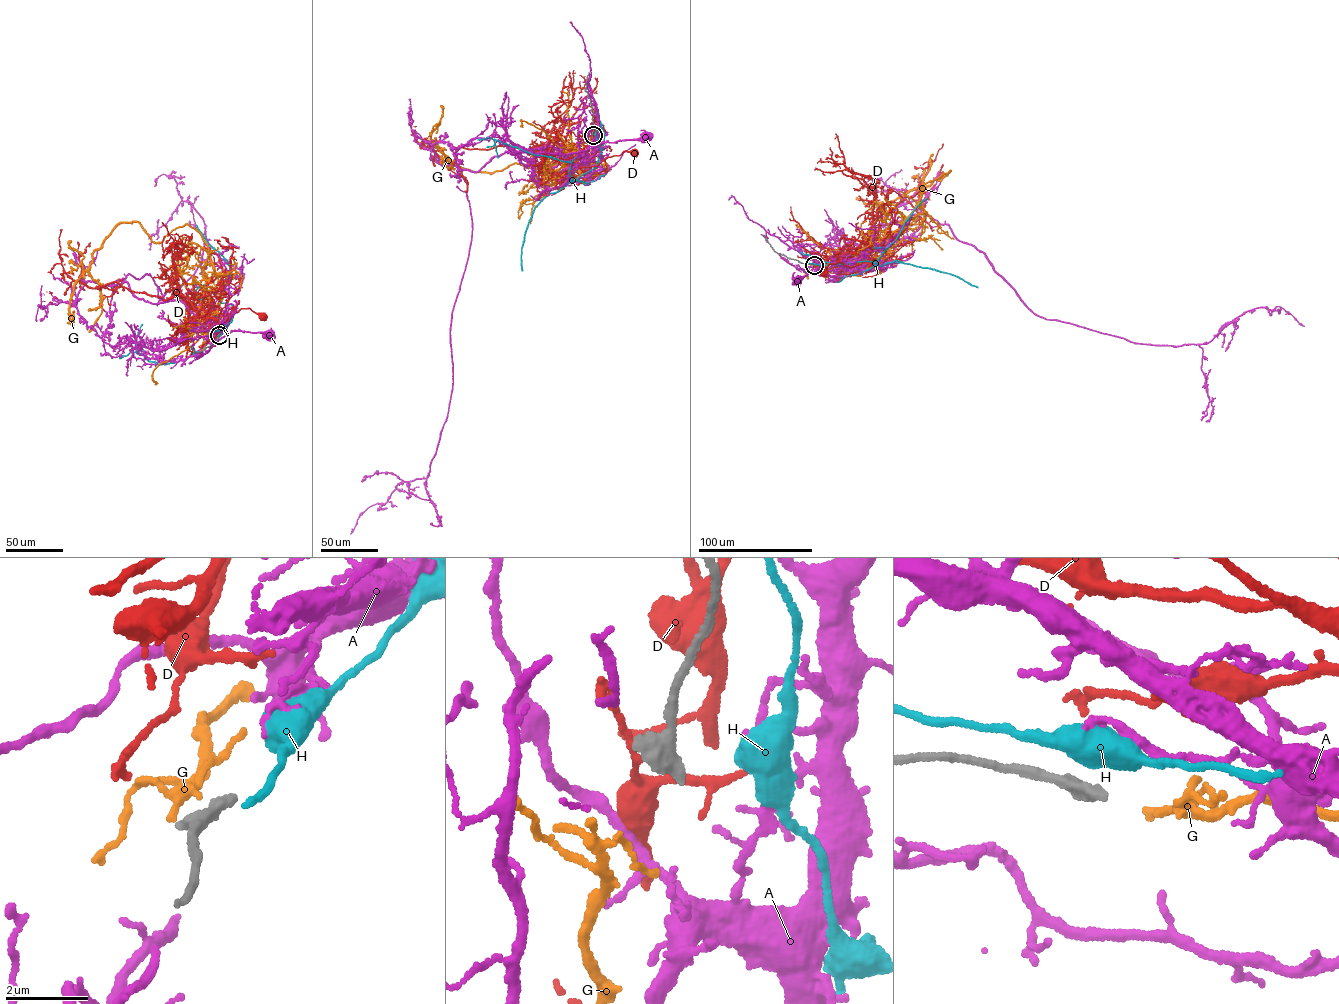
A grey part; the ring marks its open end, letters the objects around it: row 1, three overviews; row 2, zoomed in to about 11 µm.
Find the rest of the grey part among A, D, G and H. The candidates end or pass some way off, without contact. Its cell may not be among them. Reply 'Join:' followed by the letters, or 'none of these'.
Join: none of these

